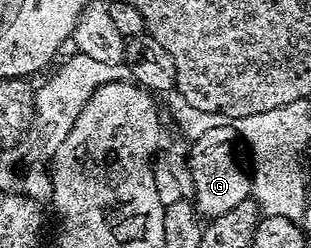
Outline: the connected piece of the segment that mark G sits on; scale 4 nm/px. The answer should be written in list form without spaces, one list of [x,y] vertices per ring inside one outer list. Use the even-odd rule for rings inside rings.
[[[222,125],[226,127],[210,127],[198,140],[194,139],[190,144],[190,167],[192,173],[192,185],[194,186],[194,194],[192,196],[193,206],[196,208],[199,216],[206,215],[207,220],[220,217],[224,213],[228,213],[228,209],[236,209],[236,205],[240,205],[240,201],[251,198],[252,195],[252,179],[249,174],[246,175],[238,168],[238,163],[234,160],[234,139],[236,143],[236,132],[233,126]]]

